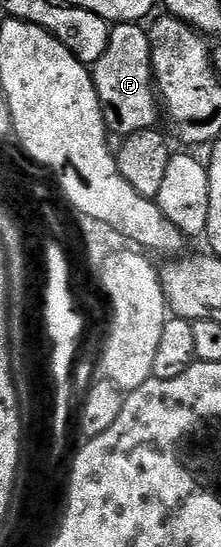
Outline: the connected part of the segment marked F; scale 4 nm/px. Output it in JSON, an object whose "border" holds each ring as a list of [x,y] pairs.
{"border":[[[133,22],[111,25],[108,48],[104,56],[94,63],[92,77],[107,131],[125,136],[155,129],[157,122],[154,121],[160,118],[160,99],[156,93],[150,59],[150,36],[141,25]]]}

